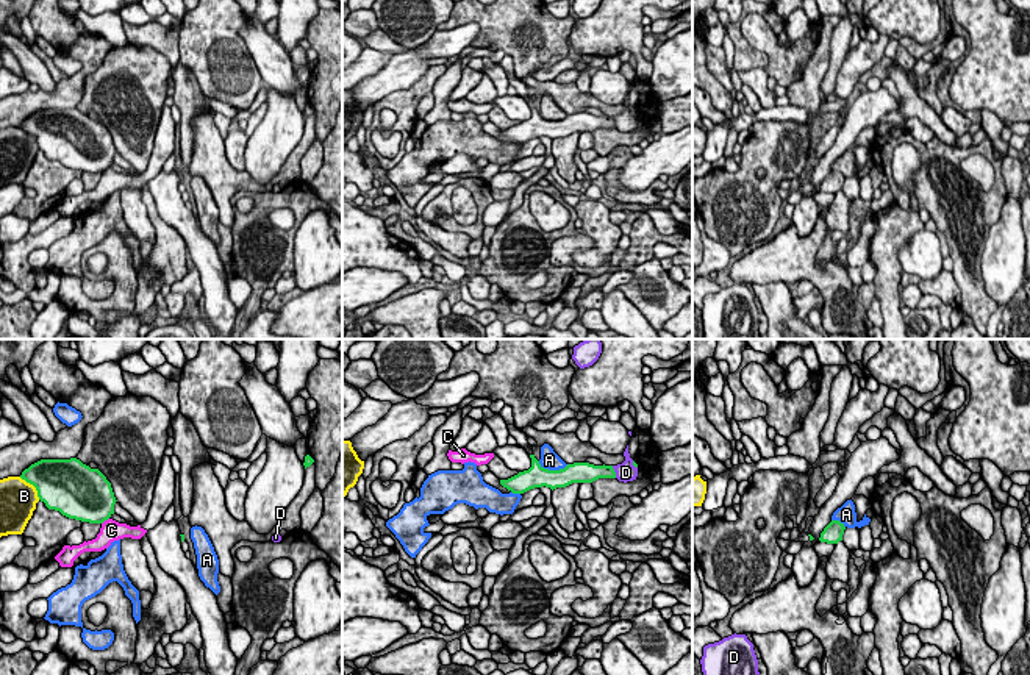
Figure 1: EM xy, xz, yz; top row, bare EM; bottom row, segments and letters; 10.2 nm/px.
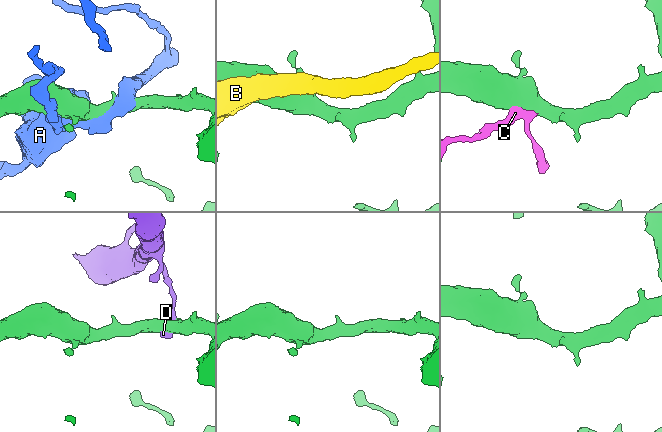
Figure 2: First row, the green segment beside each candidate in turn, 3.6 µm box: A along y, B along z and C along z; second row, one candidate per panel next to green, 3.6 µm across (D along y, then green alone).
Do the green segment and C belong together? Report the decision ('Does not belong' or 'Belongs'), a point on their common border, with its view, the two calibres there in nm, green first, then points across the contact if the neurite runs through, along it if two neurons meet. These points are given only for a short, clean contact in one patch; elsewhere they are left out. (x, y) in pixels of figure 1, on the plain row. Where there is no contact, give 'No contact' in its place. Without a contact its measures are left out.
Does not belong. Touches green at xy (105, 169). Thickness 460 nm (green) against 220 nm. Boundary: xy (108, 167), (102, 174)

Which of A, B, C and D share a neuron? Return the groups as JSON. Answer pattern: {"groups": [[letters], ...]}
{"groups": [["A"], ["B"], ["C"], ["D"]]}

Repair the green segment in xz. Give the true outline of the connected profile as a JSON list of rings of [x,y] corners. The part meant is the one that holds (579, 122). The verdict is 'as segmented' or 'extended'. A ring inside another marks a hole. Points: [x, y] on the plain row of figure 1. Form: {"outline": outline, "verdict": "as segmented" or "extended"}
{"outline": [[[530,105],[531,117],[528,120],[519,122],[517,125],[500,130],[500,134],[511,141],[513,144],[524,144],[535,138],[566,138],[572,133],[592,133],[599,128],[616,128],[613,116],[594,116],[589,112],[574,112],[567,114],[560,120],[544,119],[535,105]]], "verdict": "as segmented"}

